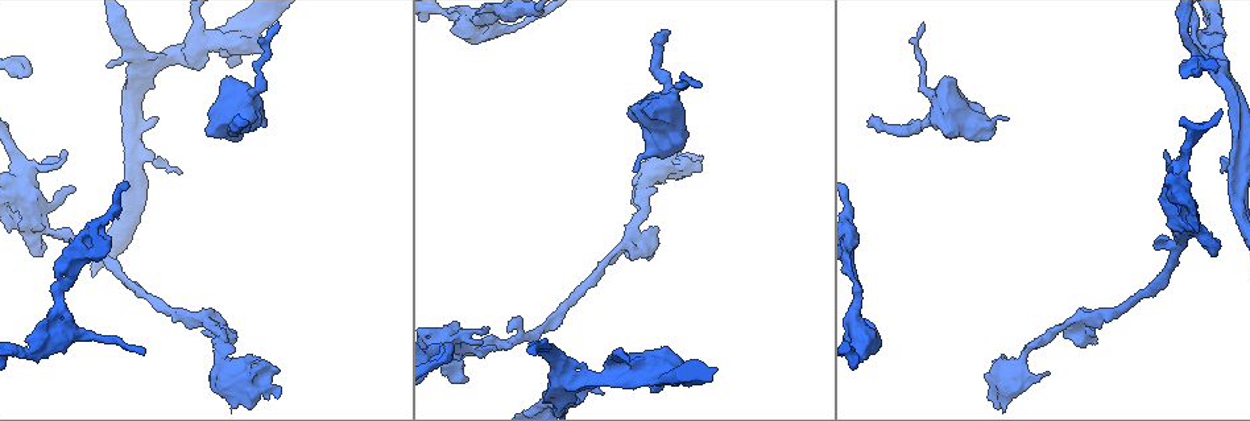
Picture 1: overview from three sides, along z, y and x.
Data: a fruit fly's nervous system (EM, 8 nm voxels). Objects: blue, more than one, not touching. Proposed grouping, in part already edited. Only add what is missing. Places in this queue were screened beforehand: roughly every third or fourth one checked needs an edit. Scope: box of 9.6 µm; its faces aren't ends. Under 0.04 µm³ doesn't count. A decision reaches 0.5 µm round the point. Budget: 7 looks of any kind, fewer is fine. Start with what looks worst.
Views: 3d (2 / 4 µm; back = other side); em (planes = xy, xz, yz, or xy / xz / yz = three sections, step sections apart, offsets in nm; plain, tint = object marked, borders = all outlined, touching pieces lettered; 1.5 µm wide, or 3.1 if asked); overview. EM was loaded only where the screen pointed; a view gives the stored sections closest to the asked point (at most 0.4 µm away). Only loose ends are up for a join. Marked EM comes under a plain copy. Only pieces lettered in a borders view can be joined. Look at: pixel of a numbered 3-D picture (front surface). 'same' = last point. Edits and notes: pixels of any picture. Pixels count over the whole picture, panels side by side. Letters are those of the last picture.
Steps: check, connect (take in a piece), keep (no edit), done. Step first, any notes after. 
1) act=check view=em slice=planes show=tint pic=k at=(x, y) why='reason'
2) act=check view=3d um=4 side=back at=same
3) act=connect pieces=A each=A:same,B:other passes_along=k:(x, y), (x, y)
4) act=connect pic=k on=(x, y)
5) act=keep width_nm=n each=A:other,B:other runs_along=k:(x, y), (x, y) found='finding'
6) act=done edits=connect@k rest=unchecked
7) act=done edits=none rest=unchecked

act=check view=3d um=2 pic=1 at=(868, 120) why='an open end'

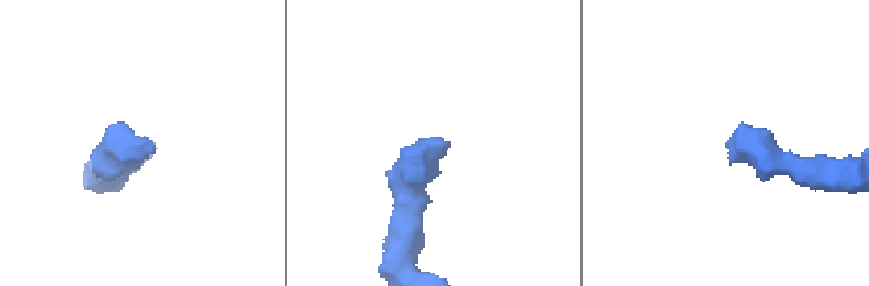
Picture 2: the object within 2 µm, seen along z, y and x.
act=check view=em slice=yz step=4 show=tint pic=2 at=(732, 138) why='now the EM'

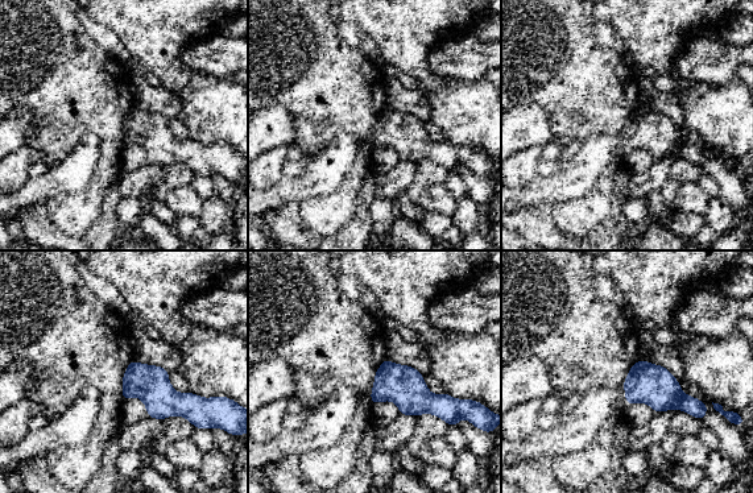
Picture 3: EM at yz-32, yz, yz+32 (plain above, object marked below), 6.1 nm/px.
act=check view=em slice=planes show=borders at=same why='cut it another way'

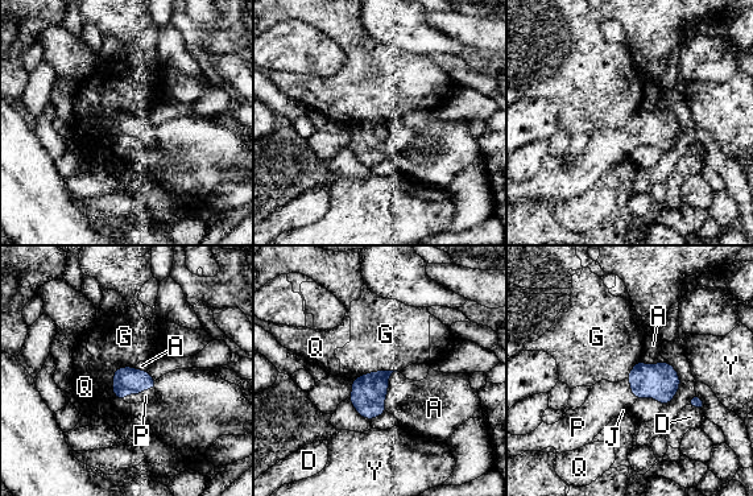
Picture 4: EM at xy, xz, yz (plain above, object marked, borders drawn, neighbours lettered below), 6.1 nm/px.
act=connect pieces=P each=A:other,D:other,G:other,J:other,P:same,Q:other,Y:other found='it goes on there'

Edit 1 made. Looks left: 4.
act=check view=overview

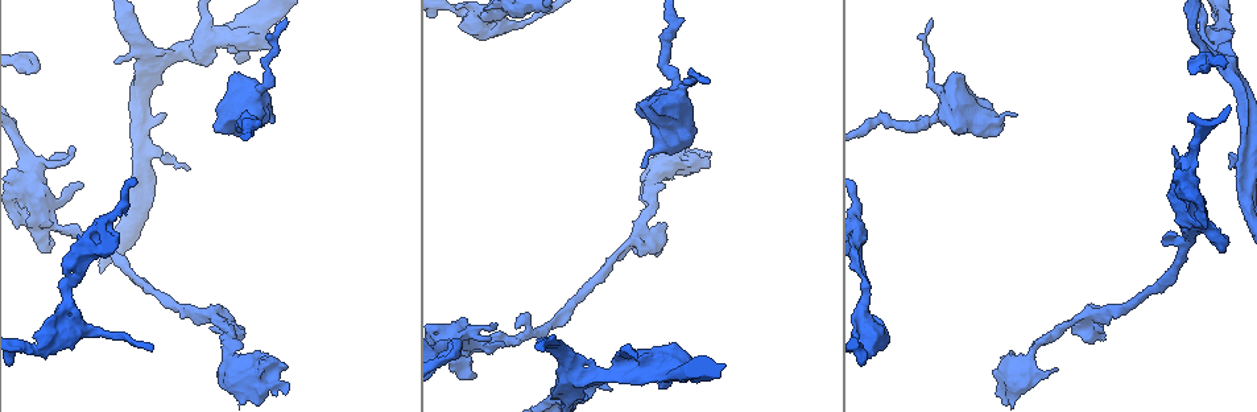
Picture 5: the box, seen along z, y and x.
act=check view=em slice=xy step=4 show=borders pic=5 at=(1057, 368)

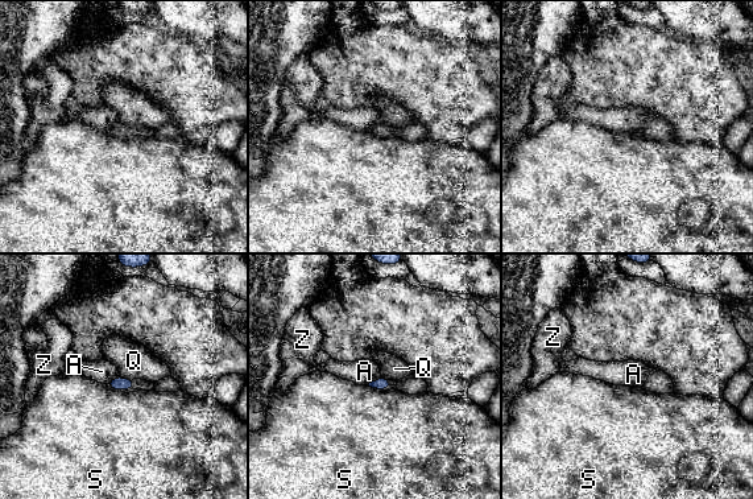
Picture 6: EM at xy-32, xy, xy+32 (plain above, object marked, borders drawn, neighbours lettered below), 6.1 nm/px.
act=check view=em slice=planes show=borders at=same why='cut it another way'

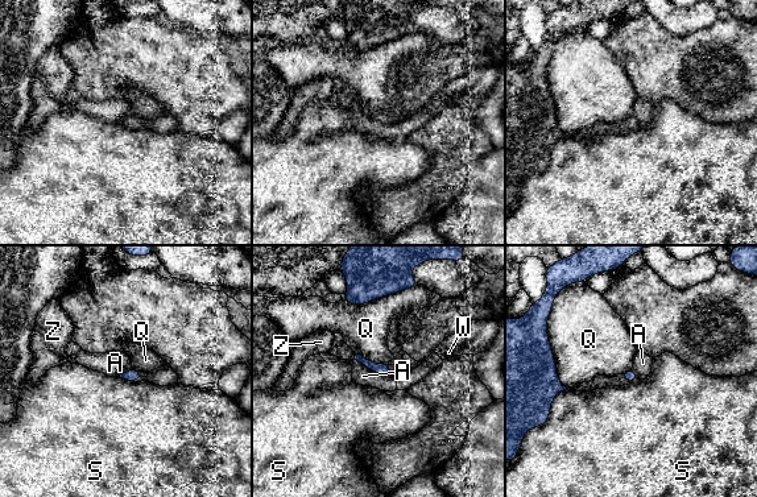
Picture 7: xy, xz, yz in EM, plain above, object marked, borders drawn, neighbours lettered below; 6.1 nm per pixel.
act=keep longest_contact=Q:440nm each=A:other,Q:other,S:other,W:other,Z:other border=7:(355, 359), (375, 372), (392, 376) found='no lettered piece goes on from it'

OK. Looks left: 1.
act=check view=em slice=planes show=borders pic=5 at=(288, 23) why='tapers out'

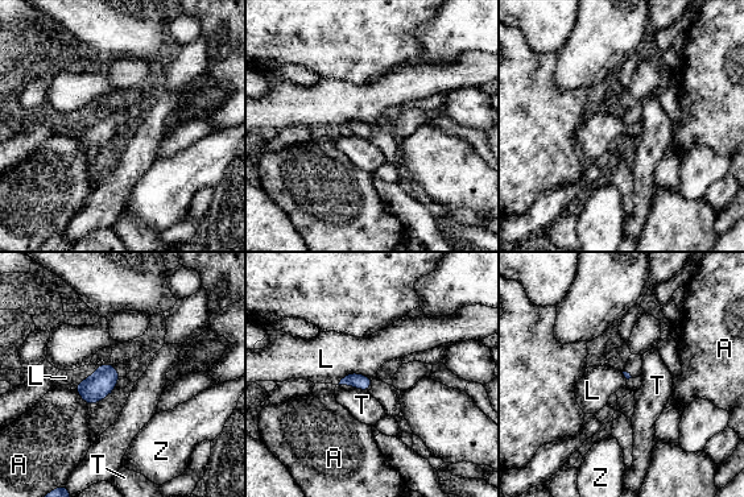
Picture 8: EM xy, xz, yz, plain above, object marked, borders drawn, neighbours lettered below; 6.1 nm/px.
act=keep each=A:other,L:other,T:other,Z:other found='no lettered piece goes on from it'

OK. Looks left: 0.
act=done edits=connect@4 rest=unchecked

